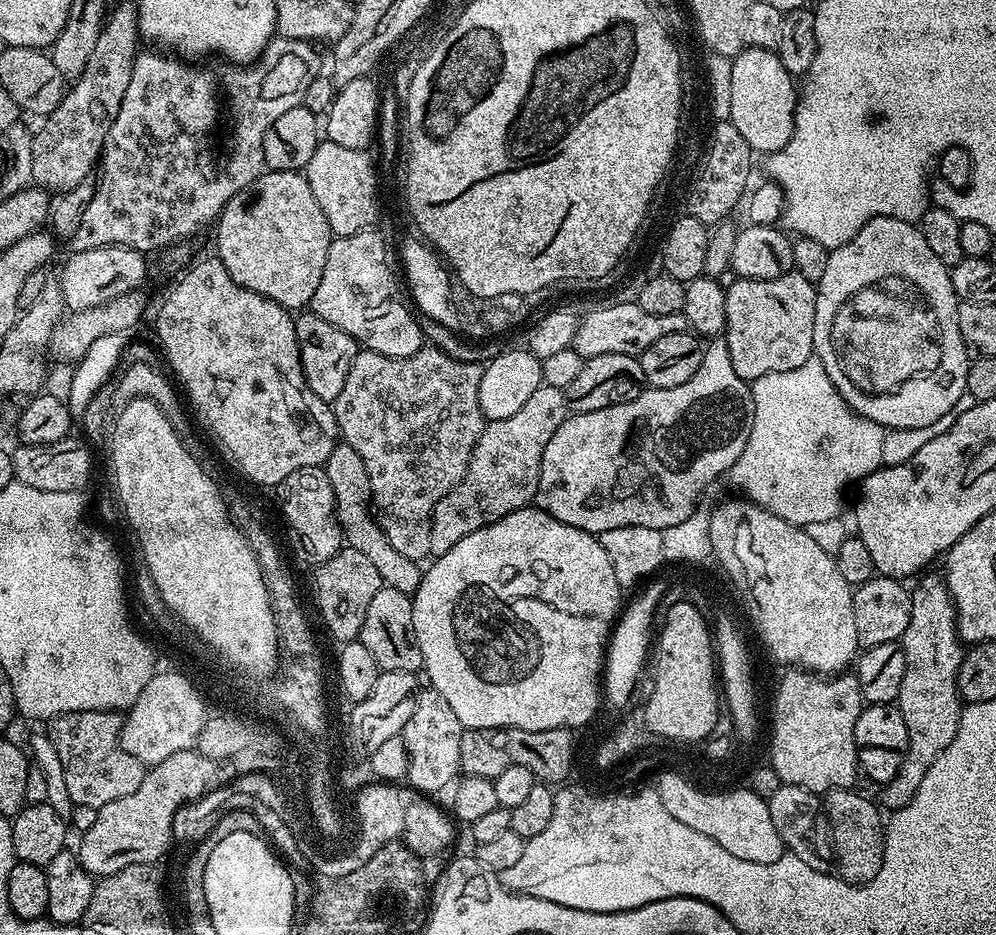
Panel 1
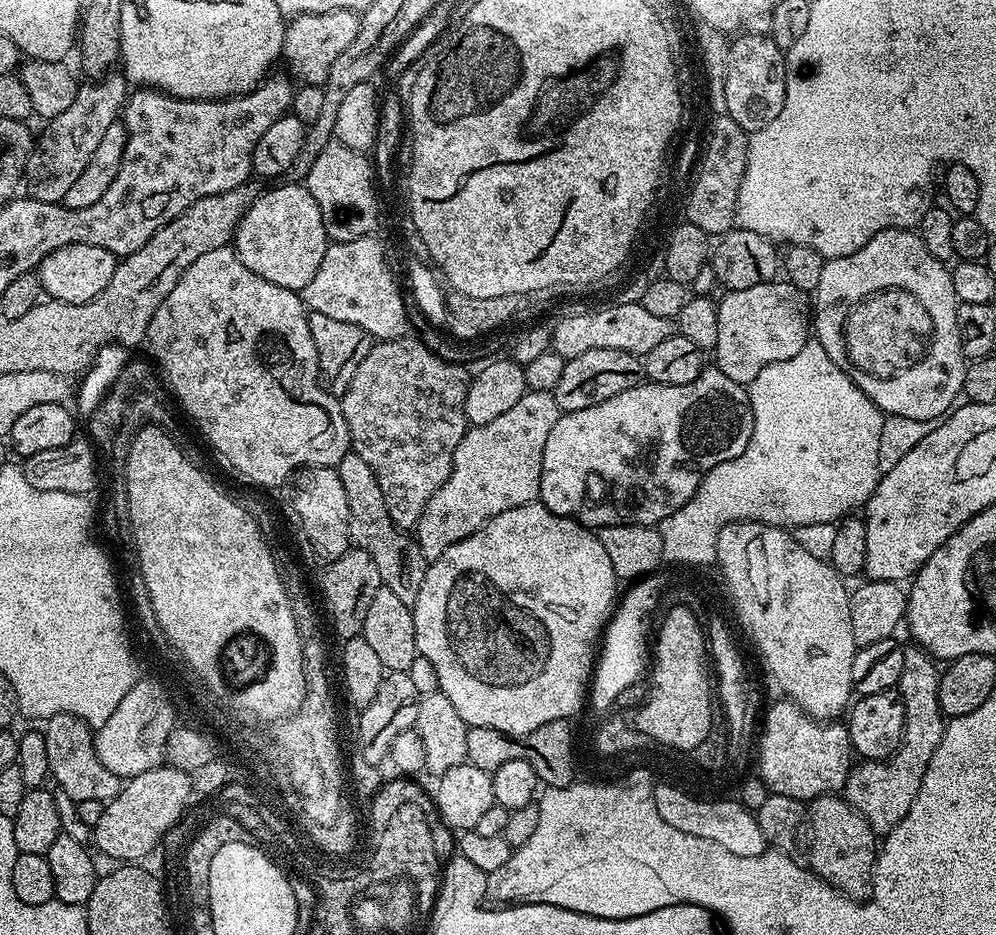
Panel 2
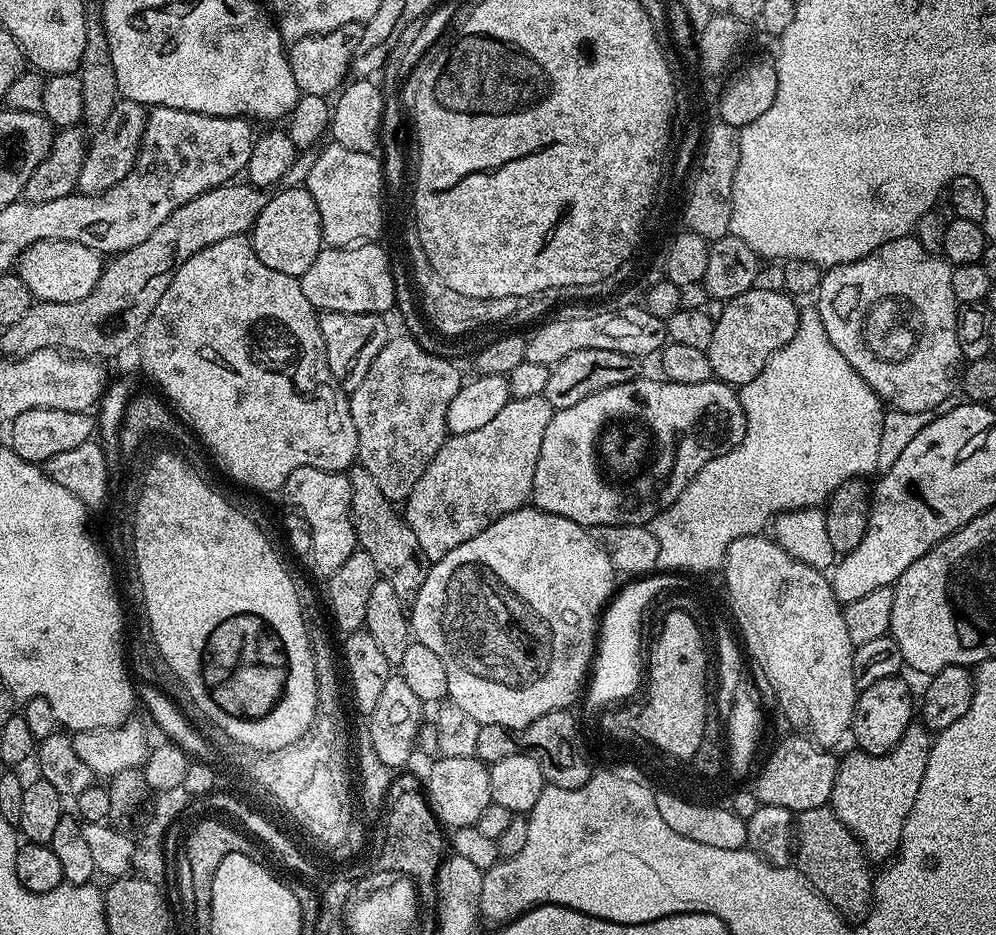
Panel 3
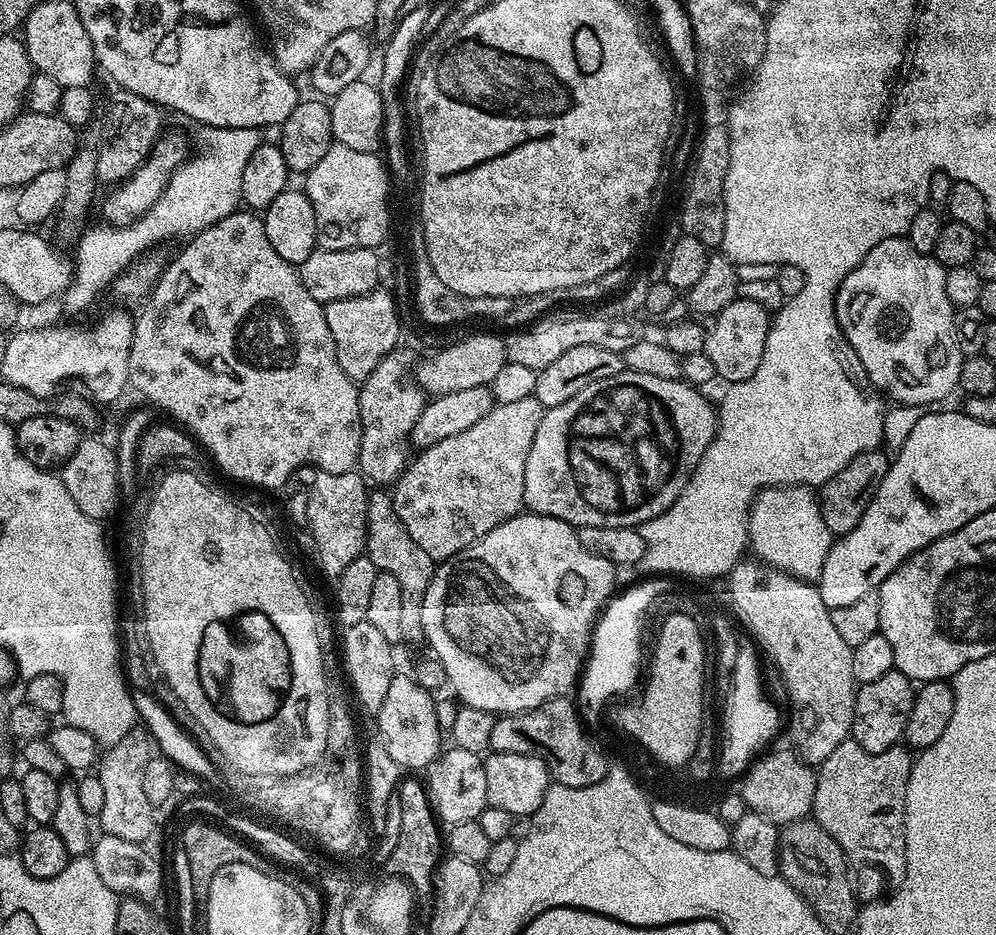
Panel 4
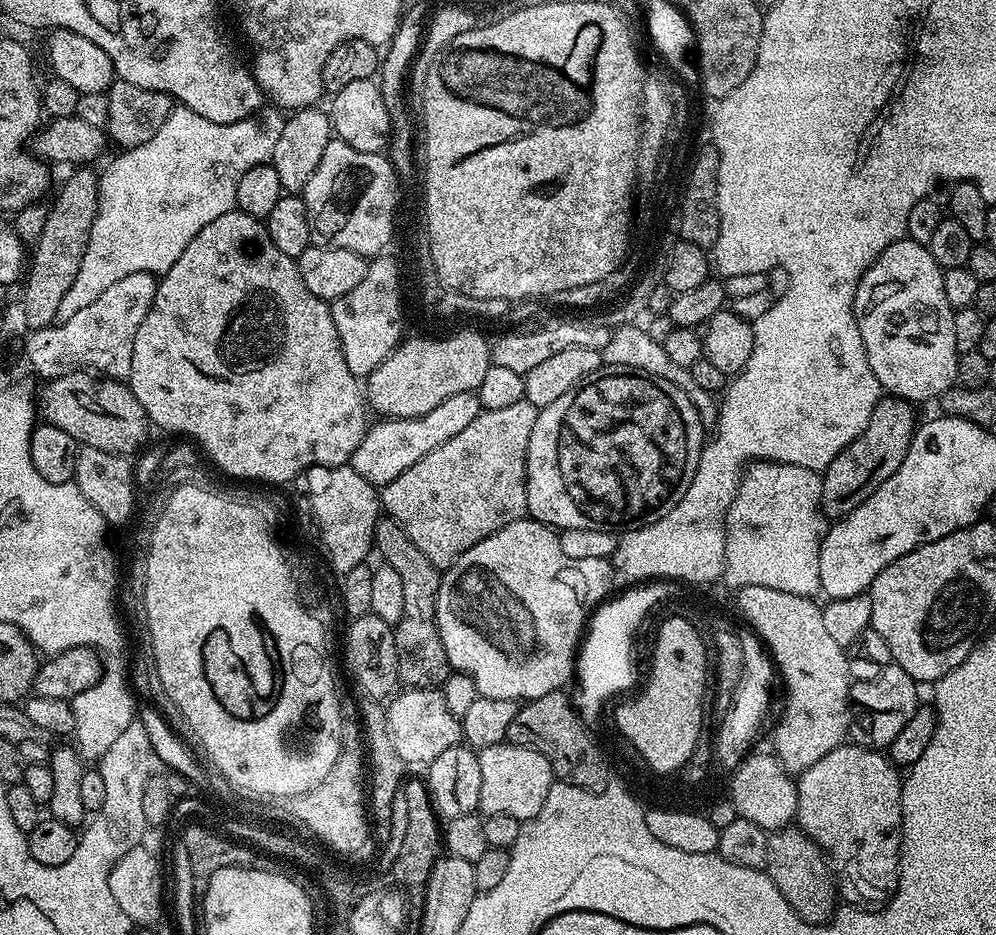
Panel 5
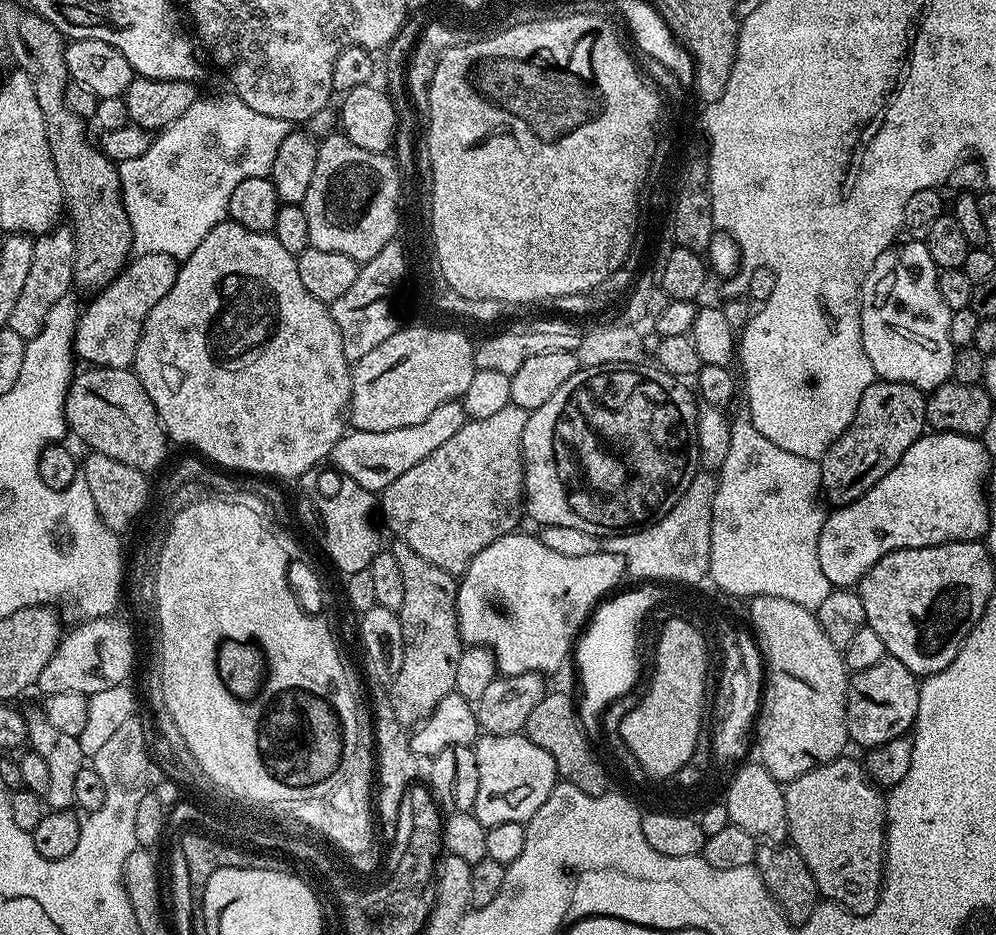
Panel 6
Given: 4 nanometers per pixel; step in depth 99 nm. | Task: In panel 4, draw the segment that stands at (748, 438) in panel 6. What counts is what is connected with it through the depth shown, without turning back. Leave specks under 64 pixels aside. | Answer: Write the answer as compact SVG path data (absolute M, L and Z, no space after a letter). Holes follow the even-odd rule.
M802 484L765 488L757 494L748 515L752 520L753 544L757 552L773 562L774 568L800 580L819 581L826 554L834 543L832 531L822 522L822 510L817 493Z

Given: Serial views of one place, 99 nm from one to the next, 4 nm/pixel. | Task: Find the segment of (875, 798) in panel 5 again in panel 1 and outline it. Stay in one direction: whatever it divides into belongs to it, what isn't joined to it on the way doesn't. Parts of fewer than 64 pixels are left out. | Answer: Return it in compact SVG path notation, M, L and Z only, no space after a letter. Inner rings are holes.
M939 575L919 577L920 585L911 589L912 609L910 610L910 626L906 626L902 637L902 647L906 658L906 674L902 674L902 686L905 690L912 688L912 712L910 711L910 735L908 750L900 773L883 785L883 807L895 810L906 806L910 798L914 798L922 778L926 778L926 770L954 742L954 734L958 734L958 722L962 701L958 694L958 666L962 666L962 658L966 651L956 629L956 607L952 604L952 595L948 593L948 585Z

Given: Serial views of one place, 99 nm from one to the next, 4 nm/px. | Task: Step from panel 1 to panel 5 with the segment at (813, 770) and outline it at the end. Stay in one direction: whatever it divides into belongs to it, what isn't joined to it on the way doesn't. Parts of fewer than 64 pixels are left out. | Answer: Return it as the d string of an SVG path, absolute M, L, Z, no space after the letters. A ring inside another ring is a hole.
M771 751L757 752L745 756L730 779L732 805L739 819L754 822L754 826L771 834L779 828L789 827L795 821L798 794L796 780Z

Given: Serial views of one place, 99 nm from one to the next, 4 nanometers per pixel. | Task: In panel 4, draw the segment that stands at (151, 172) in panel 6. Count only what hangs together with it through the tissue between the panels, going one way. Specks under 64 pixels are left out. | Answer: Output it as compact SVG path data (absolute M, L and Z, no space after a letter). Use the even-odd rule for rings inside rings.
M204 126L199 131L200 144L208 149L201 156L193 155L184 161L184 165L173 174L162 190L158 202L154 202L154 206L143 216L138 216L123 226L94 228L79 237L75 245L74 275L62 297L66 311L78 312L86 309L99 298L100 292L107 293L112 283L134 261L160 246L156 244L176 240L179 236L191 238L241 207L242 173L246 170L246 162L250 162L250 154L254 154L254 150L258 150L262 143L261 129Z

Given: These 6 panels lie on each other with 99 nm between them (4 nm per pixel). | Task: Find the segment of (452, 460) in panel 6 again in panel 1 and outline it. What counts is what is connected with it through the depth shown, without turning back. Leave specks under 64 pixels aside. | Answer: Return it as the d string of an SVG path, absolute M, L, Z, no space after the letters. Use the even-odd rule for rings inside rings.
M543 383L522 405L522 410L518 410L510 418L490 420L485 423L484 433L478 438L472 451L467 474L440 499L438 506L434 506L430 526L430 553L433 557L446 554L446 550L450 550L450 546L456 545L457 542L462 542L466 534L474 534L474 530L482 530L482 526L498 522L506 518L506 514L519 508L527 508L535 501L546 442L550 442L554 430L558 430L558 426L562 426L562 422L568 419L569 415L565 389Z

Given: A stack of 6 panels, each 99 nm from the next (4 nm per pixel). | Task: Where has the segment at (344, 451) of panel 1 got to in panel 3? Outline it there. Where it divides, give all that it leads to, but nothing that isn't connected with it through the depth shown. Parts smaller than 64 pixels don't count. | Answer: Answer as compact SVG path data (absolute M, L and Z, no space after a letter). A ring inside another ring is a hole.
M359 466L347 473L350 482L350 506L352 507L352 525L356 531L356 543L359 551L370 554L374 558L377 573L390 586L394 586L398 598L405 606L412 605L418 598L418 590L422 590L422 582L426 582L429 565L418 546L418 538L414 538L414 530L404 521L397 505L382 494L378 482L370 475L370 470Z

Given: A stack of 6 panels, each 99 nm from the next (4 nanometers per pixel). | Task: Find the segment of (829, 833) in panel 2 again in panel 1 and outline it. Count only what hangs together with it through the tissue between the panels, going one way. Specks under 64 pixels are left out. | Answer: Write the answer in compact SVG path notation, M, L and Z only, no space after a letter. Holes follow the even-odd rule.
M832 788L829 792L823 793L822 812L825 817L828 815L828 820L832 823L832 840L836 843L834 868L837 868L835 871L838 873L839 879L844 880L847 884L868 884L882 866L886 820L883 815L880 817L881 809L878 804L878 809L876 809L874 801L867 800L862 793L856 791L852 788Z

